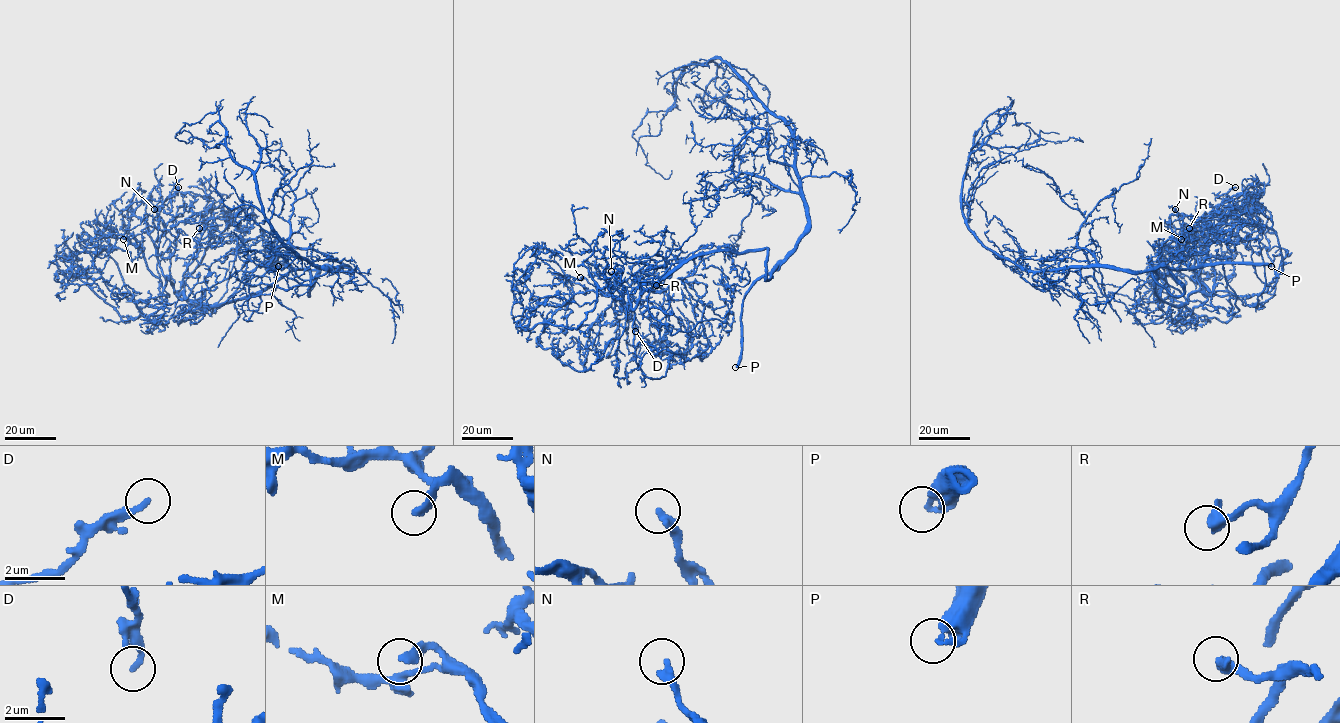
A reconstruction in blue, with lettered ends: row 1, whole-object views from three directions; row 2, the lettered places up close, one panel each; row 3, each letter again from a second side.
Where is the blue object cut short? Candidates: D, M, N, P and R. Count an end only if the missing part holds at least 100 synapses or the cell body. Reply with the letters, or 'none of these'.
M, P

